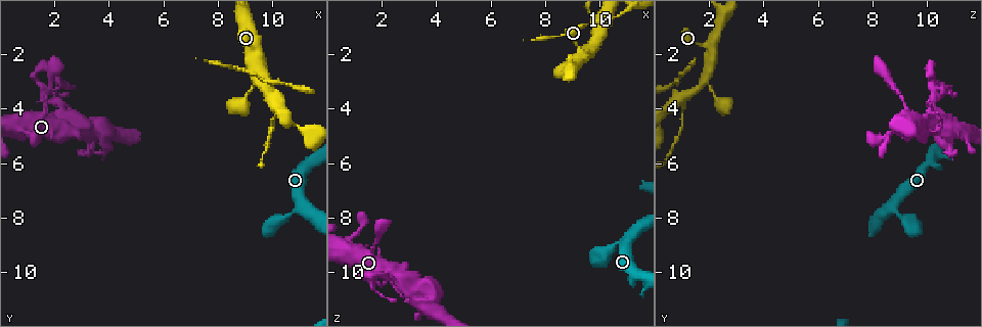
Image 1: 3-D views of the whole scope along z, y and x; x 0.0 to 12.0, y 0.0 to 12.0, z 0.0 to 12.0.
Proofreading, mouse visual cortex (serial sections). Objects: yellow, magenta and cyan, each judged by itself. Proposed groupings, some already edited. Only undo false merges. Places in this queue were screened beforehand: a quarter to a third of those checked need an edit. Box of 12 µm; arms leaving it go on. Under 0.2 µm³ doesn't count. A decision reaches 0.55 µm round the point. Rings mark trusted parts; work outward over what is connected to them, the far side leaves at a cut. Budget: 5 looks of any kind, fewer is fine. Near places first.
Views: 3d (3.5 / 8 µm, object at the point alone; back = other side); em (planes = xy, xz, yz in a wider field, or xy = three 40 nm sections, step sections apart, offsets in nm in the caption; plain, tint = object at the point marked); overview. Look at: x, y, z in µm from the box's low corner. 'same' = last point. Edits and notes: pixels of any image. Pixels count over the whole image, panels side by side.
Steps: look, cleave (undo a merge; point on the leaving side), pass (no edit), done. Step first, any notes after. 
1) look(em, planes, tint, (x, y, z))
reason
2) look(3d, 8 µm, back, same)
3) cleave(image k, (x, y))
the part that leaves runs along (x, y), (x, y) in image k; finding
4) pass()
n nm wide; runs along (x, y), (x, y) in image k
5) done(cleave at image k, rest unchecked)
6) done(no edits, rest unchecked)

look(3d, 3.5 µm, (10.1, 3.6, 0.8))

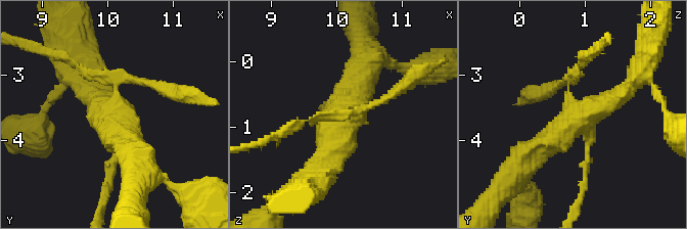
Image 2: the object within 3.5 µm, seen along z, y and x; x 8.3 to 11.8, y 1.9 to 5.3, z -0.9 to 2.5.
look(em, xy, step 5, tint, (10.10, 3.60, 0.90))
need the tissue

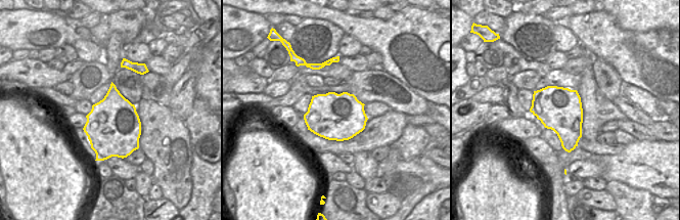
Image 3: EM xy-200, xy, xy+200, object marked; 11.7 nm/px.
pass()
runs along (631, 84), (532, 153) in image 2; all the same cell

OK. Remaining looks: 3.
look(3d, 3.5 µm, (2.0, 3.8, 10.1))
thin neck

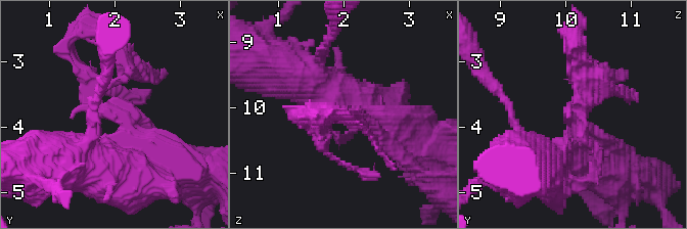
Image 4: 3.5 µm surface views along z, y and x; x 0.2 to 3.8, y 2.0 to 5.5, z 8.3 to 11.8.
look(em, xy, step 5, plain, (2.00, 3.80, 10.00))

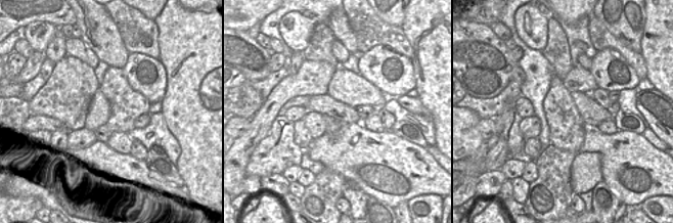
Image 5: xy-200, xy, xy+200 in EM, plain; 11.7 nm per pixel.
look(em, xy, step 5, tint, same)
with the object marked

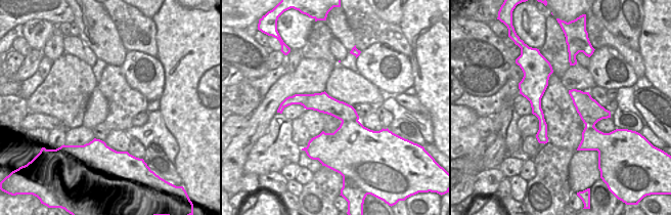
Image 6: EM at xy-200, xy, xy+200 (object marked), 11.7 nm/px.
cleave(image 4, (590, 73))
the part that leaves runs along (573, 105), (580, 99), (573, 28) in image 4; two cells meet here

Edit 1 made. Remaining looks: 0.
done(cleave at image 4, rest unchecked)

